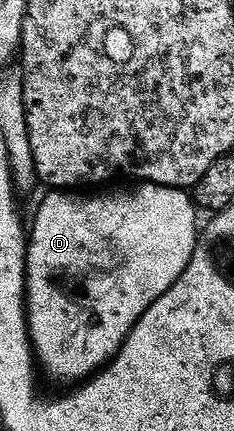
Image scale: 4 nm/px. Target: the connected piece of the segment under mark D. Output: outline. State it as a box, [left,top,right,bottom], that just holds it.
[25,181,198,384]

